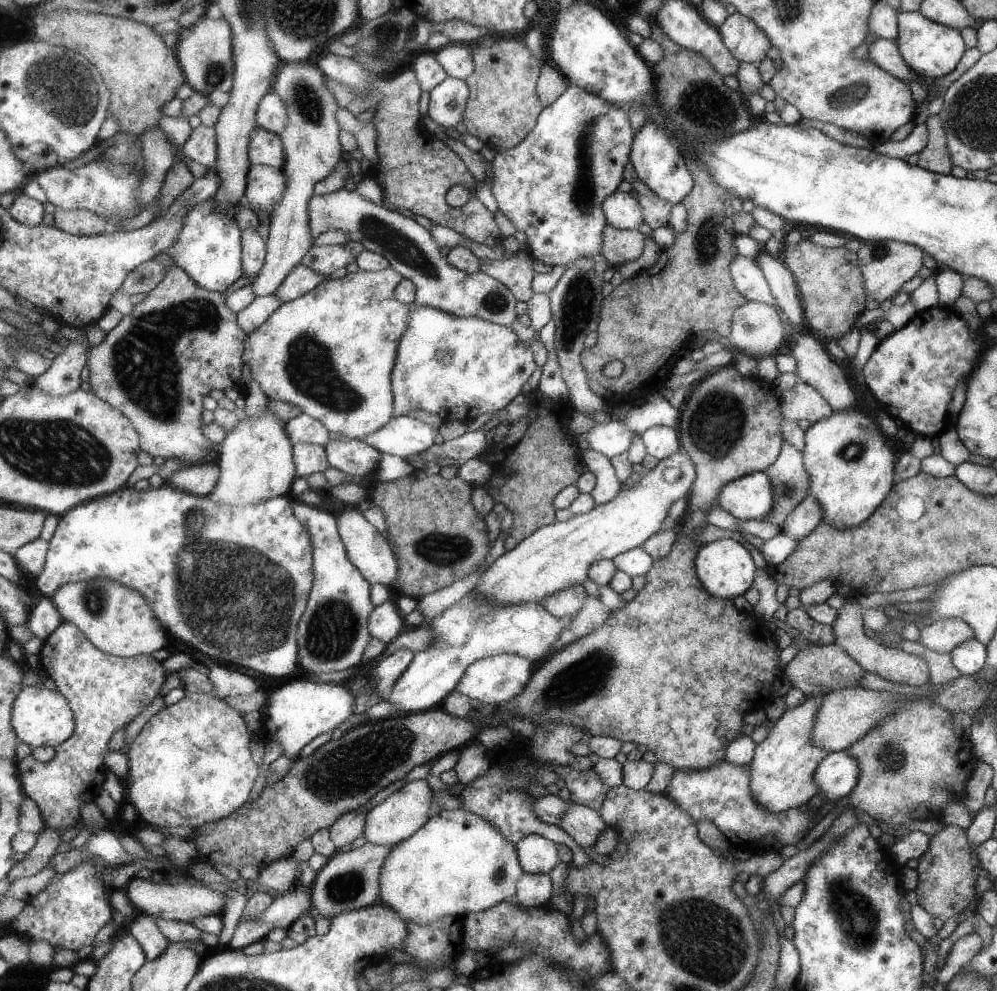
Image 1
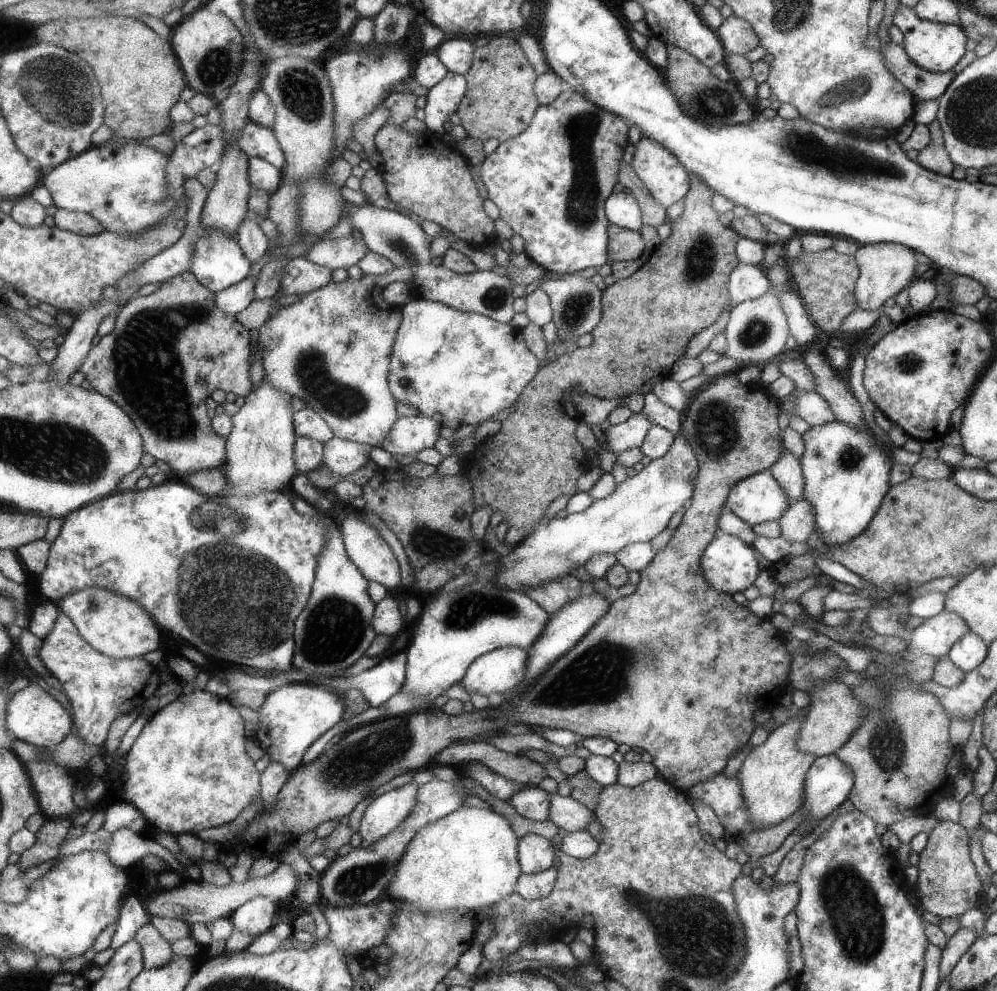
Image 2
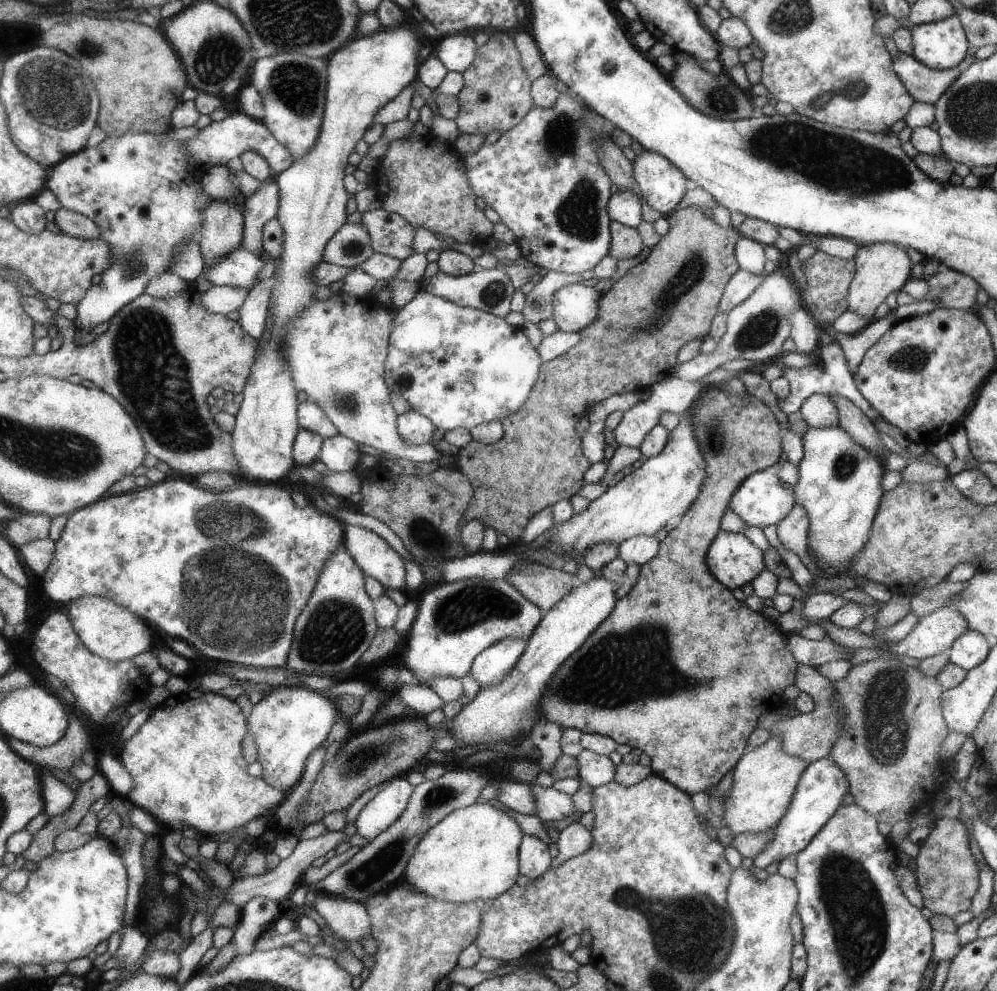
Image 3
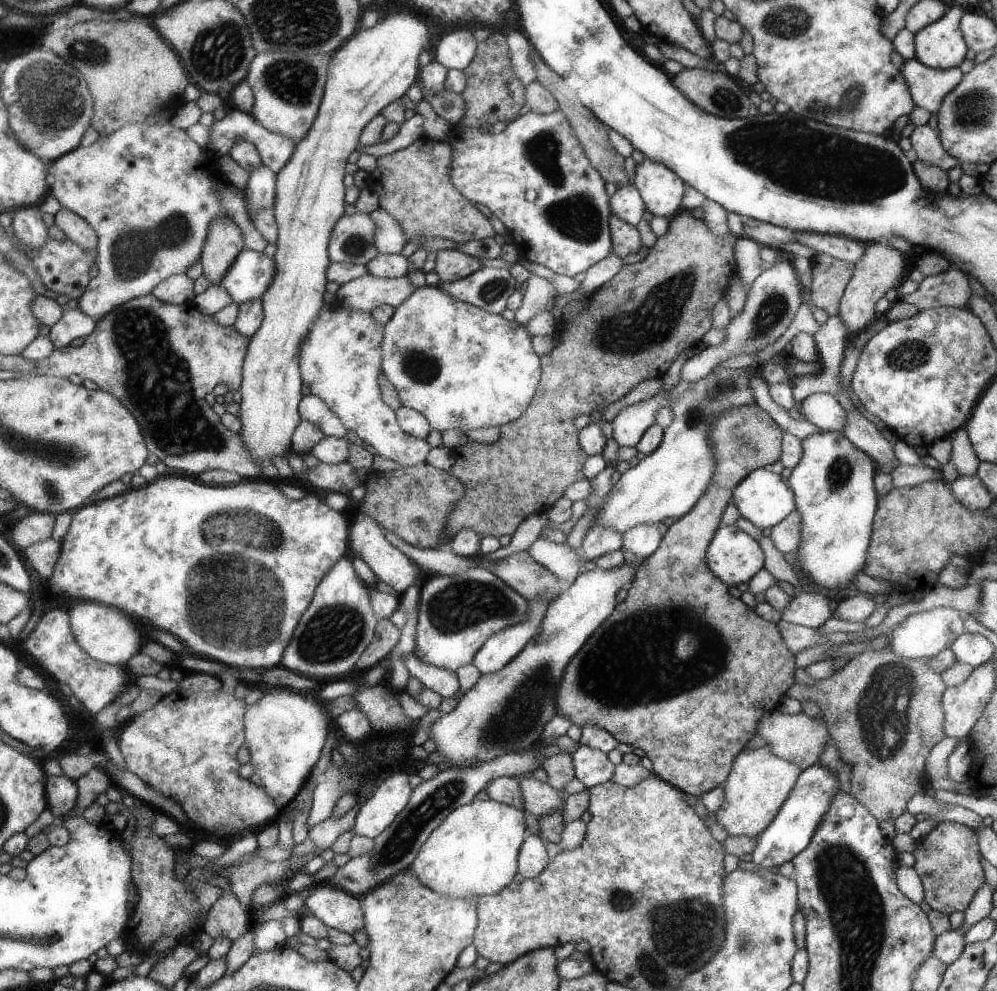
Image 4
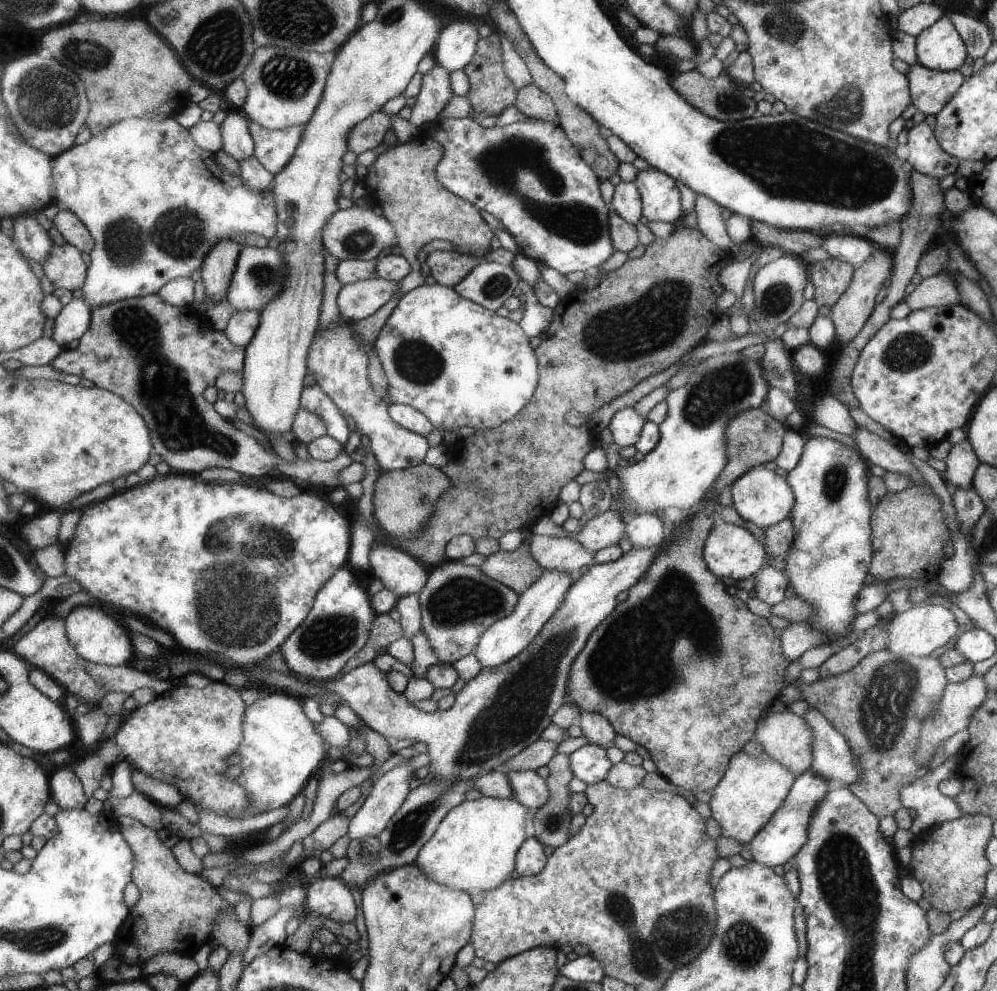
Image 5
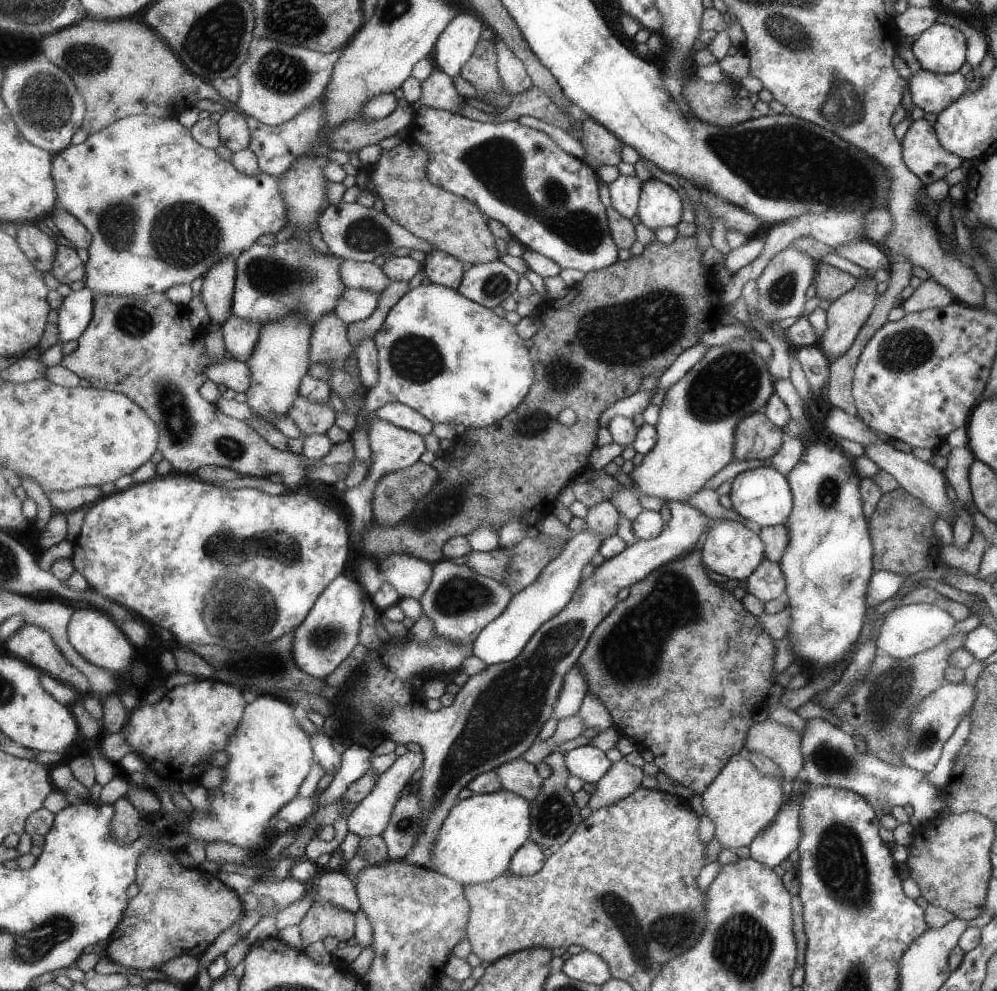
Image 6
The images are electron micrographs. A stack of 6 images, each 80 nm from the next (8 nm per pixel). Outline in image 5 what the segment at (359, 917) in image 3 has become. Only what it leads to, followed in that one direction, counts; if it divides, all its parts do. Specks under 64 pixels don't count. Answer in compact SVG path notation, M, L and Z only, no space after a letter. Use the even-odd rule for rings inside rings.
M341 876L313 879L305 886L306 906L321 917L331 917L340 923L353 923L359 916L359 906L351 886Z

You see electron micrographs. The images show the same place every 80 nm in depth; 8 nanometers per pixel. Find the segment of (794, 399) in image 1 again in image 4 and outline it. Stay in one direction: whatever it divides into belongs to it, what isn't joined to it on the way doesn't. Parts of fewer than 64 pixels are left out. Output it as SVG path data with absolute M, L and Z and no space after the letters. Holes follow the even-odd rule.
M813 393L806 396L797 406L803 420L817 426L821 431L841 431L846 423L844 409L834 395Z

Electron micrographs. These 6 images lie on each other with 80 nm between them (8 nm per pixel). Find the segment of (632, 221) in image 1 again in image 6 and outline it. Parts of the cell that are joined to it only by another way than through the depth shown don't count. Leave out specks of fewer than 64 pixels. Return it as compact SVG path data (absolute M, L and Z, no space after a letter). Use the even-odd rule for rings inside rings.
M619 175L616 180L605 185L610 195L610 206L626 219L637 214L643 183L636 177Z

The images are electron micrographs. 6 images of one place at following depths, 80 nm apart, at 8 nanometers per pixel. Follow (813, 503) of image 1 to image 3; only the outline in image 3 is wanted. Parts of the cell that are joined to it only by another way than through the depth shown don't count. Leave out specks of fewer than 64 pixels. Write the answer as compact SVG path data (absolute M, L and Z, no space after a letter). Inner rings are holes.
M795 504L789 514L776 524L776 529L778 542L787 550L792 550L797 554L804 565L808 565L810 562L806 554L808 518L805 509Z

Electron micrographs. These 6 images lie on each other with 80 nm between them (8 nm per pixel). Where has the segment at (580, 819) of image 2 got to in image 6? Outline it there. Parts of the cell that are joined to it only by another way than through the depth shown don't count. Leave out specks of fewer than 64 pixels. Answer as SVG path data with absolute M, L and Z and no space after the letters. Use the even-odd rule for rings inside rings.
M521 758L501 765L496 771L500 774L505 789L527 800L535 801L544 788L544 779L539 776L537 766Z

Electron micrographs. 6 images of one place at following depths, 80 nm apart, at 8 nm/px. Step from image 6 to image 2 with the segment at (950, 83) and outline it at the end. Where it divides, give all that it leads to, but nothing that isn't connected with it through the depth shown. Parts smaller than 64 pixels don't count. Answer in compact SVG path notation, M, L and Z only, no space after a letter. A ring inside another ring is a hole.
M889 41L884 46L880 46L878 51L882 56L885 68L903 86L908 87L913 98L923 101L937 99L953 77L976 57L974 50L965 50L963 56L947 73L932 73L915 66L901 45Z

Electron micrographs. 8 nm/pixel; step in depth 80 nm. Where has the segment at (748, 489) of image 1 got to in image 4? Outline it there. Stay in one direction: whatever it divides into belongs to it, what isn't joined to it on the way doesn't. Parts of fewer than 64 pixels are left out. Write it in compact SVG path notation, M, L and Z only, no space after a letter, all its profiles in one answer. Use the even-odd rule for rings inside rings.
M764 467L752 470L736 486L735 490L733 490L731 501L735 505L739 516L758 529L772 528L773 525L781 522L796 508L795 495L792 487L787 484L787 480L780 474L769 472Z

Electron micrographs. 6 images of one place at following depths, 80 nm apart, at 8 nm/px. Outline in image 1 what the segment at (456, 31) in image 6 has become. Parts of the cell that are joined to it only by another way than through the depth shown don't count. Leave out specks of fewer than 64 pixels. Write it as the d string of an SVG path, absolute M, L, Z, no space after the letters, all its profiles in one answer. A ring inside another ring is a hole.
M450 42L436 57L451 77L466 80L475 70L473 51L466 43Z

